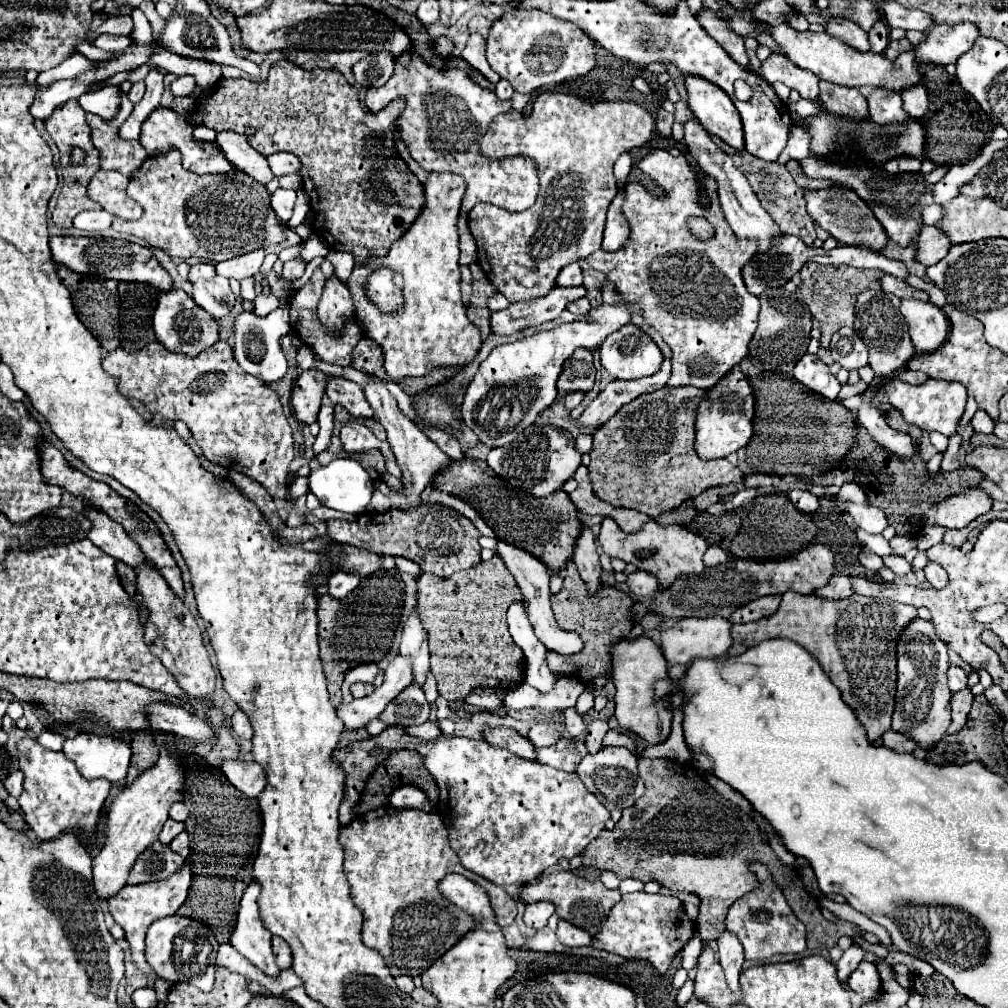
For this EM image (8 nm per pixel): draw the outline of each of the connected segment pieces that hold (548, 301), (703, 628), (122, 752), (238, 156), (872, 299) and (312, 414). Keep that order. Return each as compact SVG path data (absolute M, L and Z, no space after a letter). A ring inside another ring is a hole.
M554 287L546 297L536 297L492 313L490 325L492 333L510 335L530 325L542 325L556 319L572 299L584 297L584 287Z
M708 617L708 619L682 619L672 629L662 633L660 639L662 653L668 661L668 665L692 665L696 659L708 659L708 657L722 657L732 645L730 637L730 623L728 619L720 617Z
M80 733L66 739L62 751L78 767L82 777L104 777L110 783L126 779L132 757L130 745L124 739L94 733Z
M218 131L216 143L220 145L220 149L224 151L226 159L232 165L236 165L240 171L248 173L250 177L254 177L258 183L266 185L268 181L274 179L266 157L260 155L256 149L252 149L244 135L238 135L234 131Z
M864 291L858 297L856 307L858 309L856 309L854 329L856 329L856 335L860 335L860 339L868 347L870 367L874 369L876 377L886 379L892 373L896 373L898 369L906 367L910 363L910 359L916 355L916 351L914 351L910 337L908 337L908 325L898 309L900 299L896 295L884 293L884 291Z
M308 369L296 379L290 401L294 415L298 417L300 423L312 425L318 419L318 411L330 377L330 373L324 373L320 369Z

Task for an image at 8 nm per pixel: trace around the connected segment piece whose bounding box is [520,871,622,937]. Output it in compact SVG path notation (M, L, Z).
M570 871L550 873L546 877L542 877L542 879L536 879L536 883L528 883L528 887L524 887L524 893L520 895L520 899L526 901L526 903L536 903L536 901L550 901L550 903L554 903L558 917L564 917L572 925L584 929L590 937L598 935L598 931L604 925L604 919L608 917L608 913L614 907L614 903L620 901L620 897L622 897L622 893L618 889L604 887L600 879L588 881L588 879L576 877Z

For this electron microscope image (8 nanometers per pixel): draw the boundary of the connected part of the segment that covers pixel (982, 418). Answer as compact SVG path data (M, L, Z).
M976 411L976 415L972 417L972 427L980 433L992 433L994 421L984 413L984 411Z

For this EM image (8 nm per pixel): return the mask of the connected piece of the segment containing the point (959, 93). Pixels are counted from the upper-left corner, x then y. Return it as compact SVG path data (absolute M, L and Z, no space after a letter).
M922 67L918 71L930 99L928 115L920 119L926 139L924 157L938 167L964 165L966 161L978 157L982 147L992 139L994 123L988 119L988 115L984 115L984 111L980 111L980 105L956 83L956 77L944 71L944 67Z

